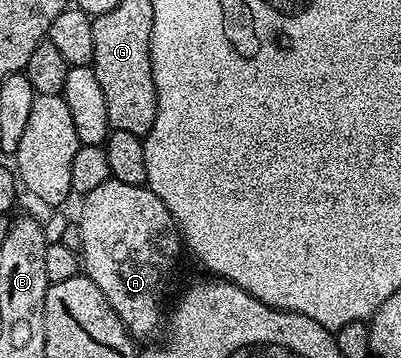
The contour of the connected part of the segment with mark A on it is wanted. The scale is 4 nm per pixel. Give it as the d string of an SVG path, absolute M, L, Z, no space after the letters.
M109 179L104 181L104 185L100 185L97 189L92 189L92 193L88 193L81 200L82 216L77 216L76 222L80 227L80 236L83 247L80 252L80 263L84 268L84 274L92 281L96 281L96 285L100 285L100 293L104 293L104 297L108 297L108 305L120 317L120 321L125 325L126 330L130 332L135 340L141 341L145 335L150 335L158 327L158 322L163 322L164 311L162 315L162 282L170 275L170 270L174 267L174 262L178 259L178 254L184 251L184 243L180 238L180 232L175 224L172 213L168 213L168 209L164 205L164 201L160 201L160 197L156 197L156 193L152 193L149 187L145 185L124 185L124 181L116 181Z

